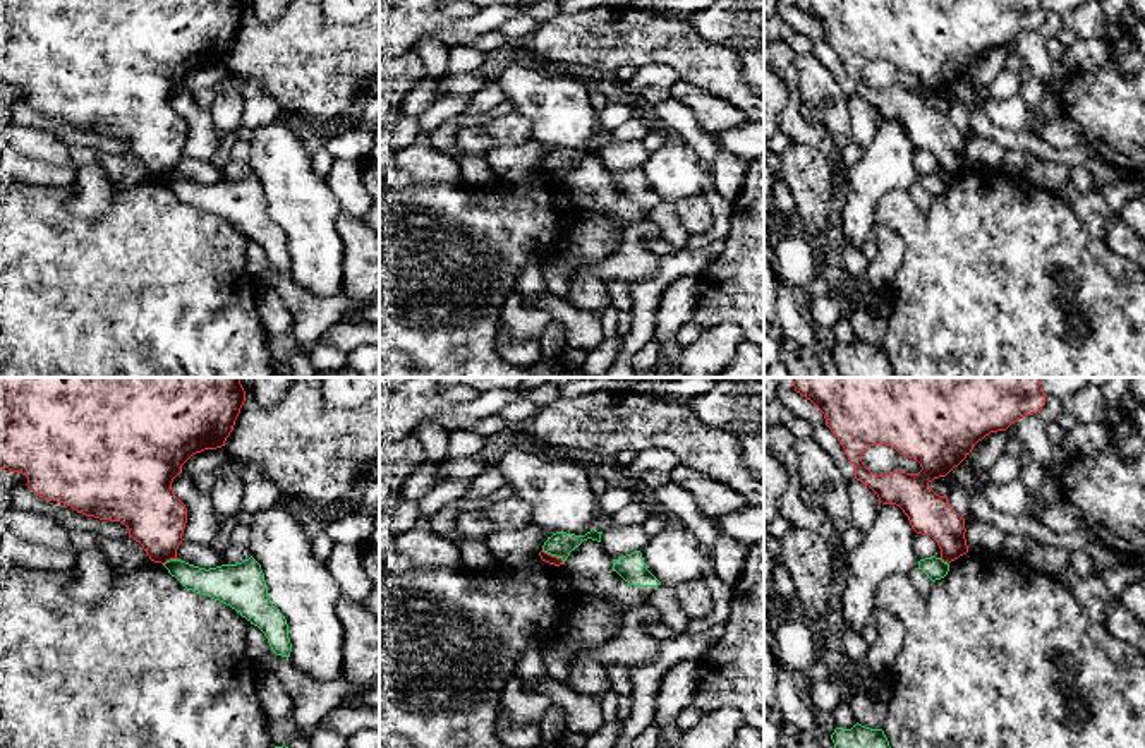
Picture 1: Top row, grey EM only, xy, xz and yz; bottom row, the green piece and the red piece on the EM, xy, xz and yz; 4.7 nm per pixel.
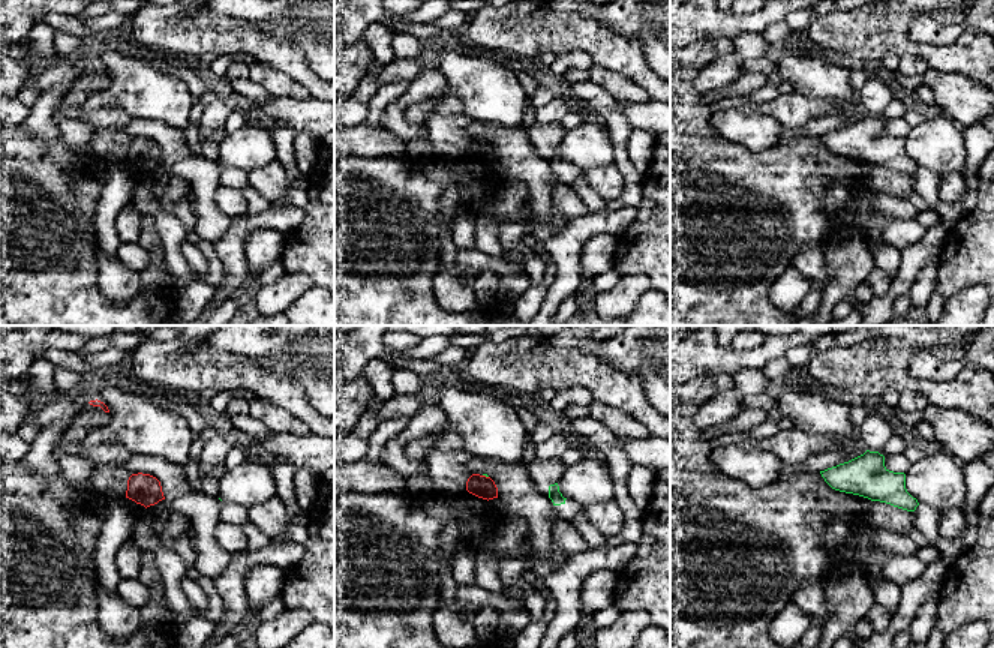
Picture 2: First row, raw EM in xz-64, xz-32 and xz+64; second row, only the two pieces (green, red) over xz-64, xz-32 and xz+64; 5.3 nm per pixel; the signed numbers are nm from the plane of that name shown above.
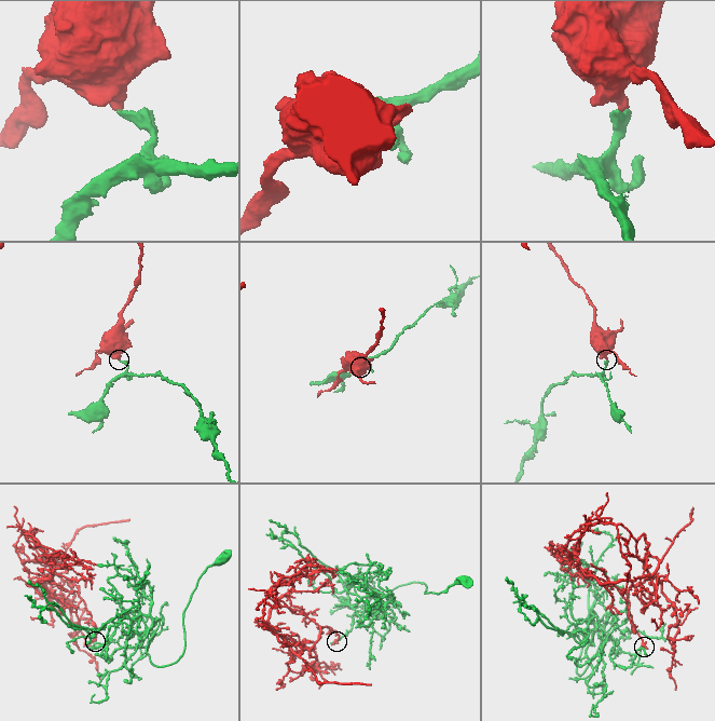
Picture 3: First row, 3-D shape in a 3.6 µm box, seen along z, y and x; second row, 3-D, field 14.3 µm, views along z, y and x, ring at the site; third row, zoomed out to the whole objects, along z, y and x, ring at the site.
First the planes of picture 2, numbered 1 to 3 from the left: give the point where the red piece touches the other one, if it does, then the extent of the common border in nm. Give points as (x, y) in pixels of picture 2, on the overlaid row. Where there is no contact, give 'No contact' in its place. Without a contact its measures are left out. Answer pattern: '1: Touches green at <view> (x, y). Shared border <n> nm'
1: No contact
2: Touches green at xz-32 (486, 476). Shared border 40 nm
3: No contact

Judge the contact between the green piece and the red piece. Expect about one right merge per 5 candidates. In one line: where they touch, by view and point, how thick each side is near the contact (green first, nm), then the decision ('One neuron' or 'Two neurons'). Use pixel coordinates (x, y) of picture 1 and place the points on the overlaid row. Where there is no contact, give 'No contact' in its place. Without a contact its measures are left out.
Touches green at xz (555, 554). Thickness 120 nm (green) against 50 nm. Two neurons

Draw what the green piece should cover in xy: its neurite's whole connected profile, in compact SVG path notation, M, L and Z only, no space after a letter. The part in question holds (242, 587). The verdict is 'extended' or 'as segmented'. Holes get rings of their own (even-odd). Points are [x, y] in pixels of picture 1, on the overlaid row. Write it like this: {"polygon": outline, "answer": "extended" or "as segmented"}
{"polygon": "M251 556L237 564L199 568L180 559L163 564L187 590L208 595L235 609L257 626L276 655L290 657L292 643L285 616L268 597L261 564Z", "answer": "as segmented"}

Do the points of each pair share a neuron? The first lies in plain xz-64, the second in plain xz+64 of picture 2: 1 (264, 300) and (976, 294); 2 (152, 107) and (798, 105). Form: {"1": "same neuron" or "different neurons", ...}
{"1": "same neuron", "2": "different neurons"}

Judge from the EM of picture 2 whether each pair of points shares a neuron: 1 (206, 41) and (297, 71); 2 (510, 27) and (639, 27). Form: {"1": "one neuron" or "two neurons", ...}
{"1": "one neuron", "2": "two neurons"}

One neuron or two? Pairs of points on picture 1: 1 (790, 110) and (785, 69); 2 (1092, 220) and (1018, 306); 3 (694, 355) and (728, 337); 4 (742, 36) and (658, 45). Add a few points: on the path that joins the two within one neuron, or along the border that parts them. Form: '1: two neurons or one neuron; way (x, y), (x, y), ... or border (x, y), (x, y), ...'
1: one neuron; way (793, 100), (792, 79)
2: two neurons; border (1060, 198), (1090, 235), (1104, 241)
3: one neuron; way (702, 355), (720, 342)
4: two neurons; border (668, 18), (684, 18), (739, 59)

